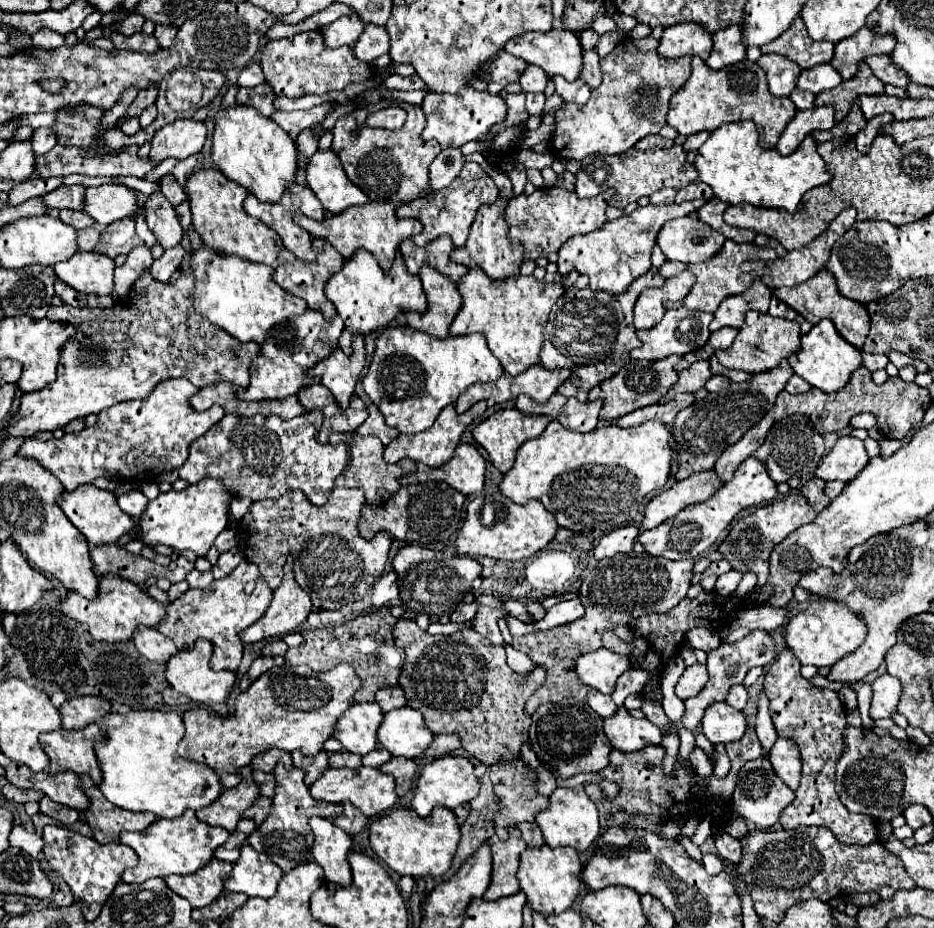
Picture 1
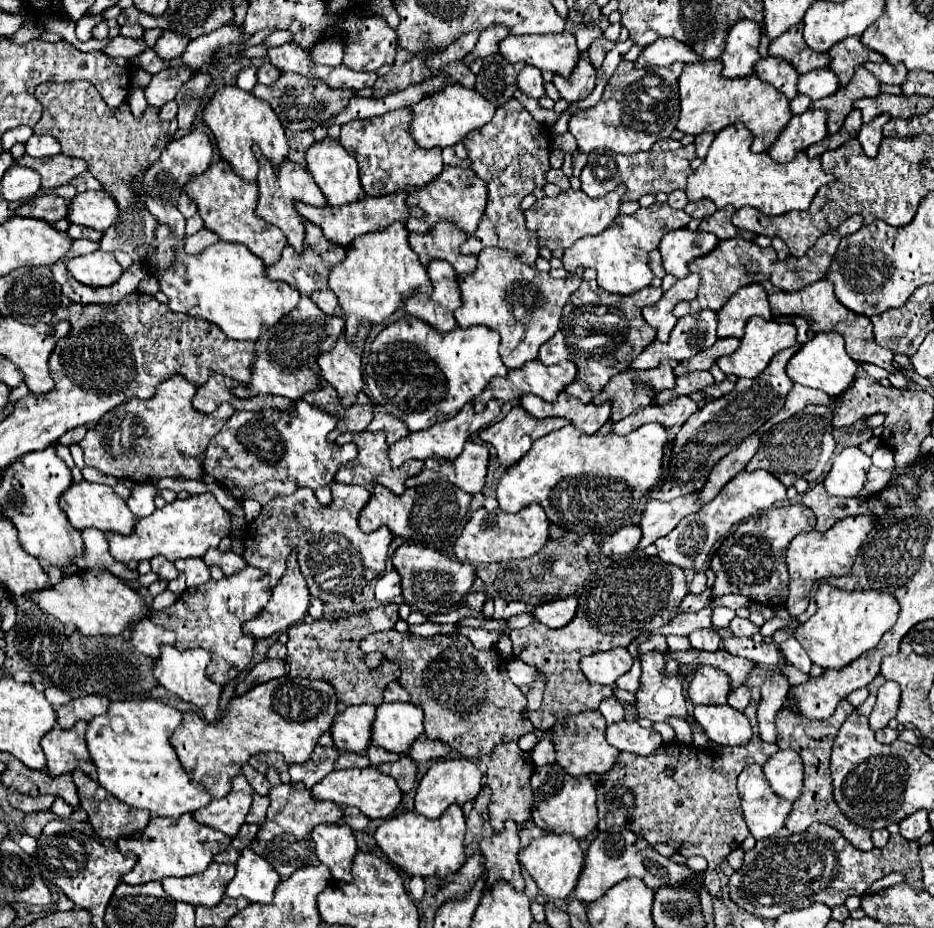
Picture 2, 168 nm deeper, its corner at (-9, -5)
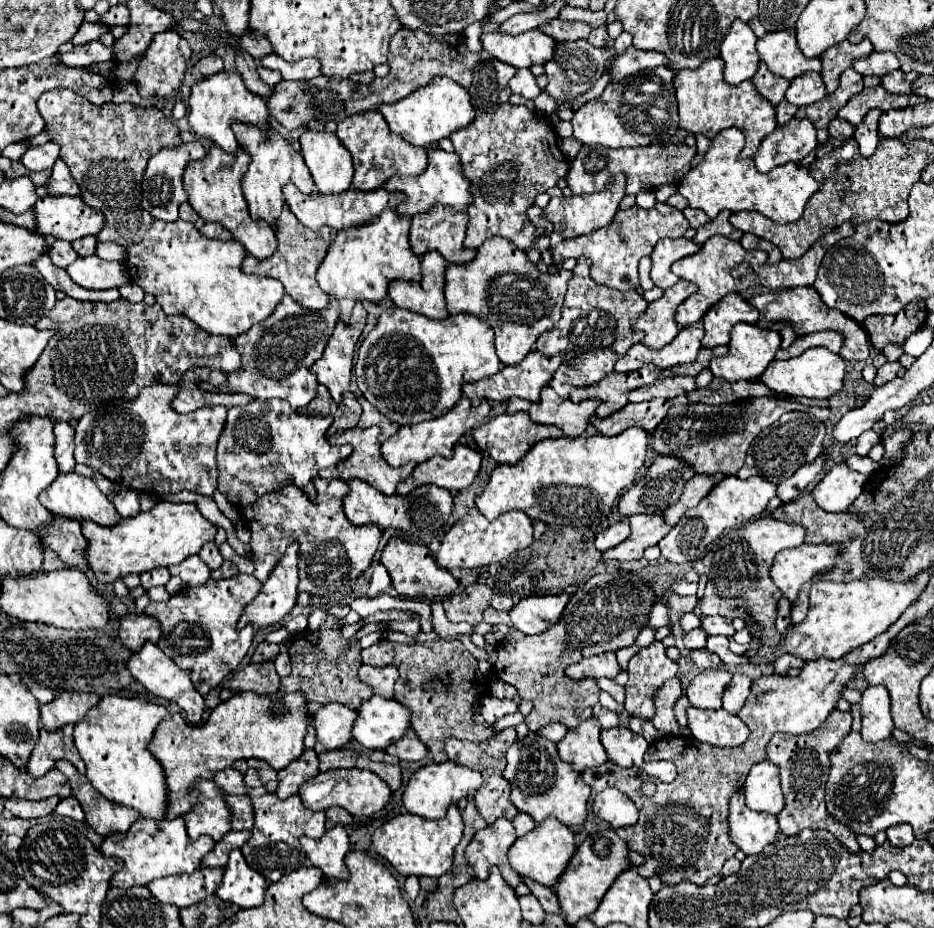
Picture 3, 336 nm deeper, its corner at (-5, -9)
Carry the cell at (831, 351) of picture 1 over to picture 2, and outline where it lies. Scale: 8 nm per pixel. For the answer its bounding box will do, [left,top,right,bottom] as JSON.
[787,332,857,396]

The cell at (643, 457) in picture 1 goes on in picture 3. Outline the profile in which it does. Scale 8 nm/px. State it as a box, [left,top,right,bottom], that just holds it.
[475,428,649,526]

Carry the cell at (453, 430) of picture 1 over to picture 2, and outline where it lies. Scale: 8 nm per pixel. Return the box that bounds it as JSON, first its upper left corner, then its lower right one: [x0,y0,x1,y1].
[389,400,501,466]

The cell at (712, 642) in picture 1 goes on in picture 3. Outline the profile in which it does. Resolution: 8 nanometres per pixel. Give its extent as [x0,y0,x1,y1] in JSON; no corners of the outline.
[683,628,707,650]

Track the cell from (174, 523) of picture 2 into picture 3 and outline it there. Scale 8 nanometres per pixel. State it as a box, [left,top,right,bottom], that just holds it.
[81,500,217,584]

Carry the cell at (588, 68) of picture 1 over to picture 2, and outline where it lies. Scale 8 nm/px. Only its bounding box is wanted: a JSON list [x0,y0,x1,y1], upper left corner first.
[587,38,611,68]

